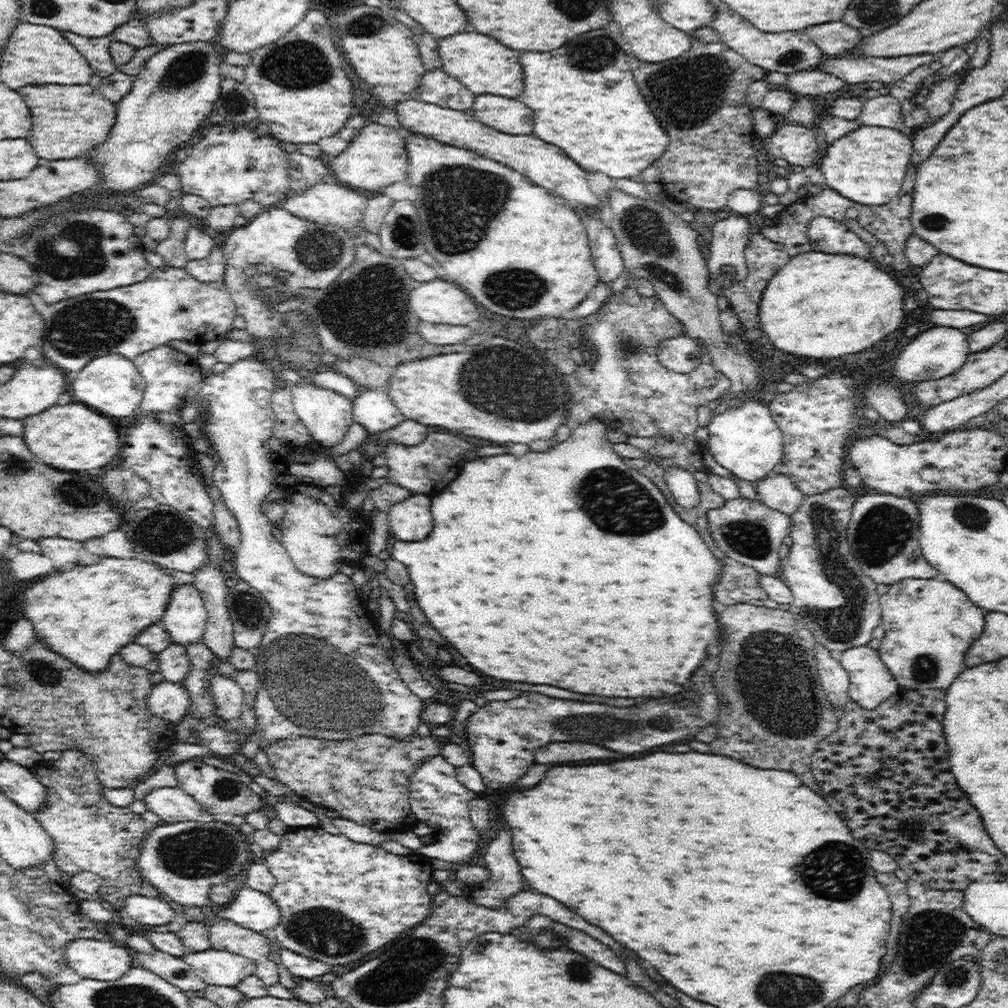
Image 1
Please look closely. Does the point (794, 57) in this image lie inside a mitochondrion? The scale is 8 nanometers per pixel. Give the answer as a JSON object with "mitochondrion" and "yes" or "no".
{"mitochondrion":"yes"}

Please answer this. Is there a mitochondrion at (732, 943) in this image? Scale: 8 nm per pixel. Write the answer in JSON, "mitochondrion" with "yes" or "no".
{"mitochondrion":"no"}

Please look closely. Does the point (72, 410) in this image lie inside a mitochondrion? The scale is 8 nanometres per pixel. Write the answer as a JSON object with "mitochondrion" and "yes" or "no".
{"mitochondrion":"no"}

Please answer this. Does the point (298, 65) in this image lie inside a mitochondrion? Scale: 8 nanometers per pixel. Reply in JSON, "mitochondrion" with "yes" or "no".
{"mitochondrion":"yes"}

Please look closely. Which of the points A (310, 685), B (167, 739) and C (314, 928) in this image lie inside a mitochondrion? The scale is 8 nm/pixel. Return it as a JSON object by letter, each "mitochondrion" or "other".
{"A":"mitochondrion","B":"other","C":"mitochondrion"}

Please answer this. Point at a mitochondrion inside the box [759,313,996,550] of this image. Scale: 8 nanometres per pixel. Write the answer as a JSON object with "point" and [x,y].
{"point":[974,516]}

